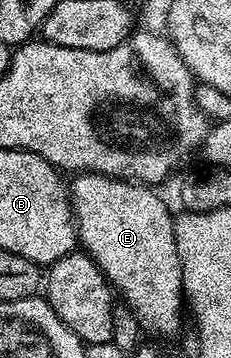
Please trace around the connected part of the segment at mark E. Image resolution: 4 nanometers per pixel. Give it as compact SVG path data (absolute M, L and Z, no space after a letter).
M78 173L69 180L68 194L70 206L74 209L76 220L76 239L81 250L85 251L95 265L106 275L106 282L117 289L124 298L125 306L138 320L143 332L155 331L158 335L170 335L182 323L182 303L184 307L184 288L182 285L182 262L178 256L178 246L174 236L175 216L170 215L166 203L157 195L153 186L115 179L113 175Z

